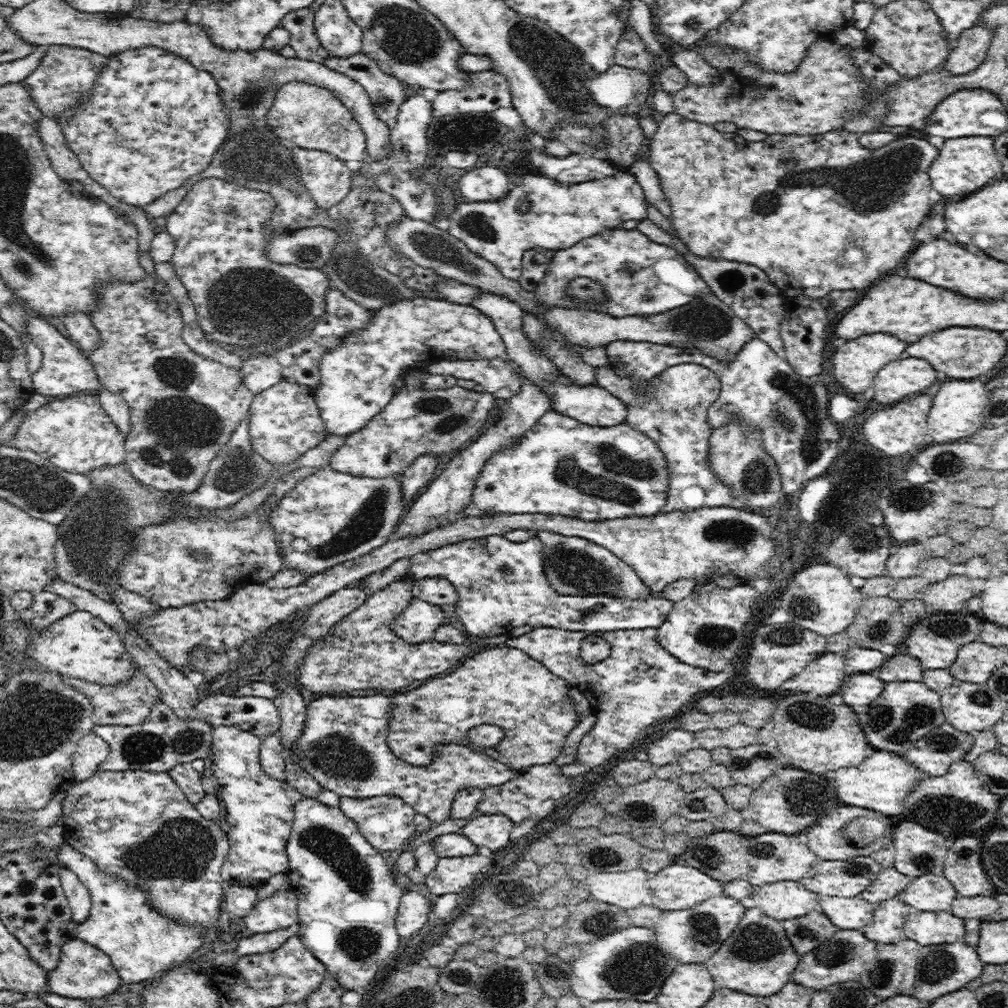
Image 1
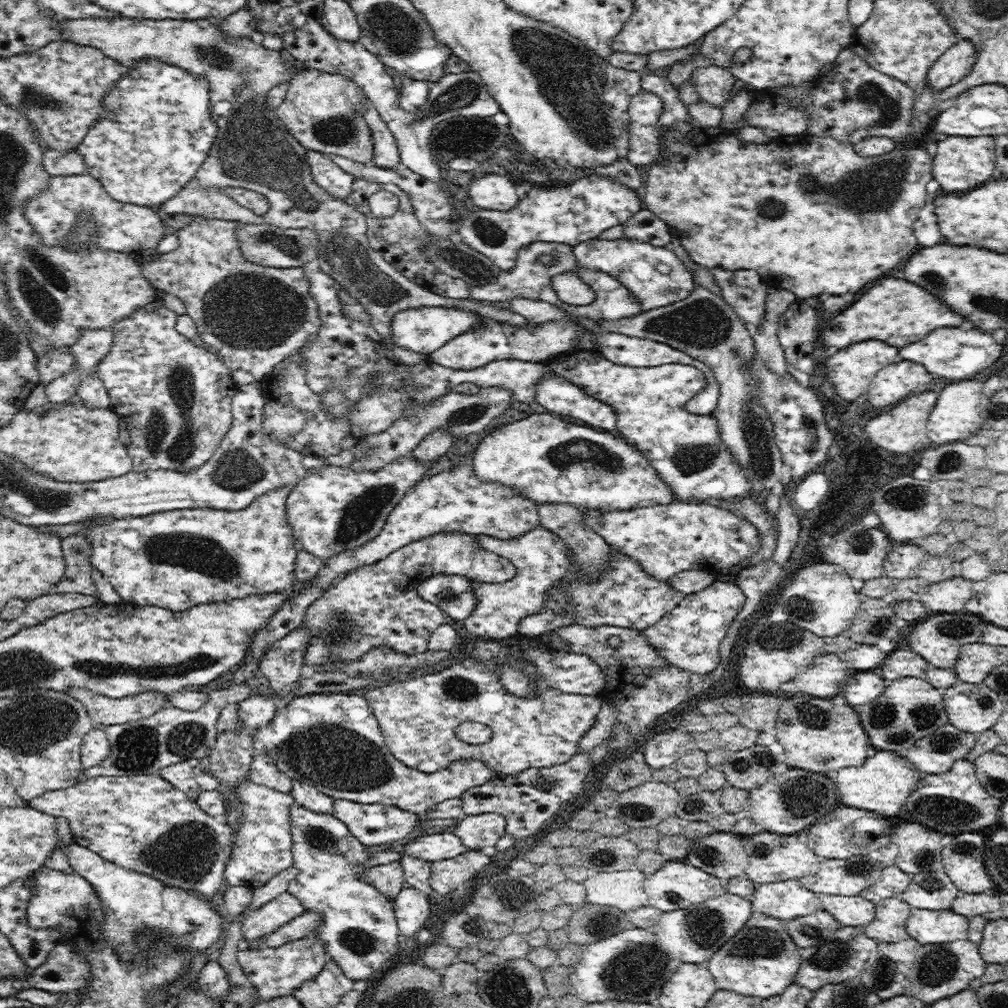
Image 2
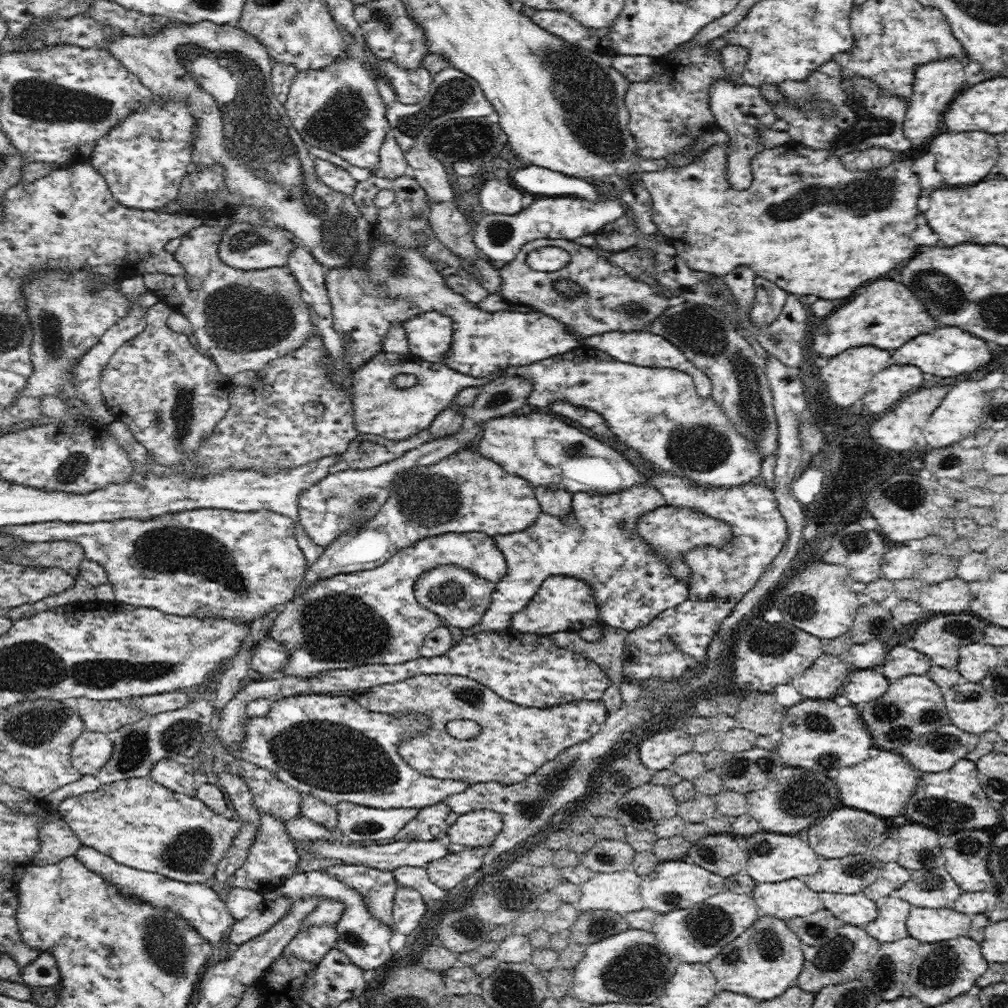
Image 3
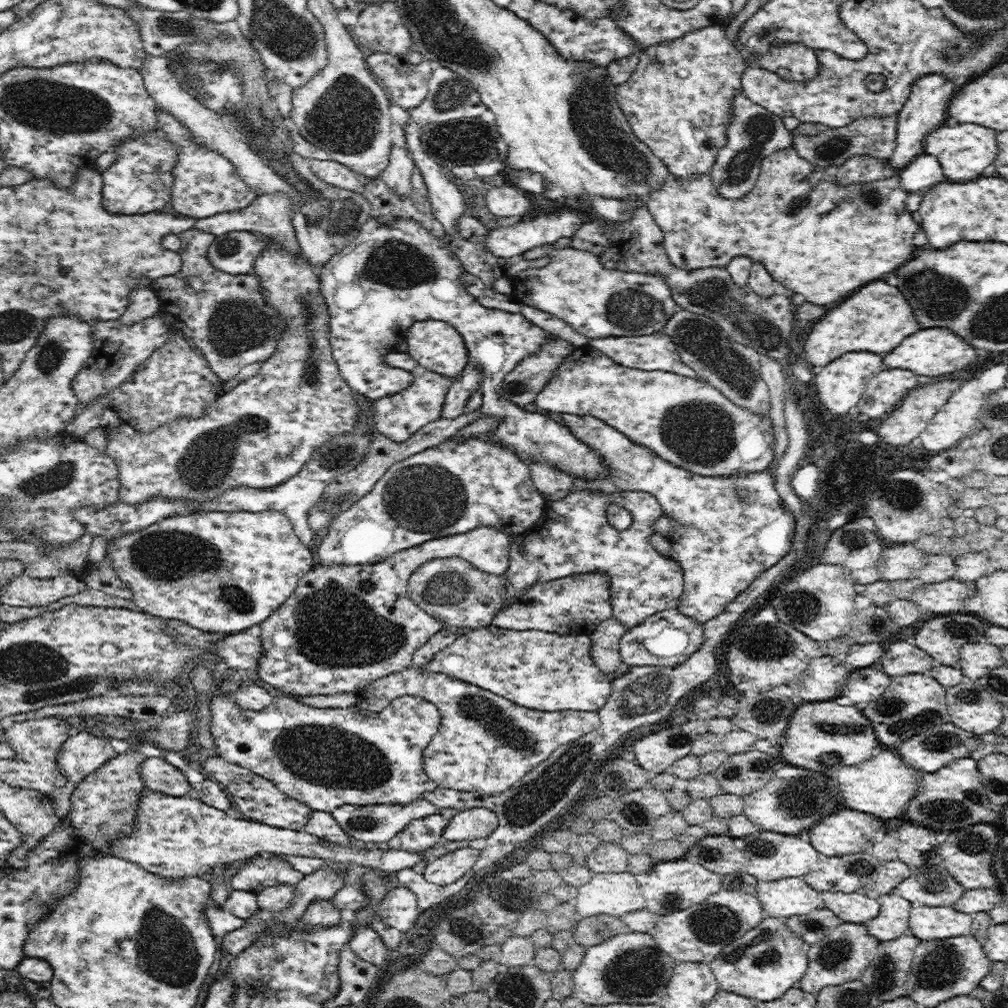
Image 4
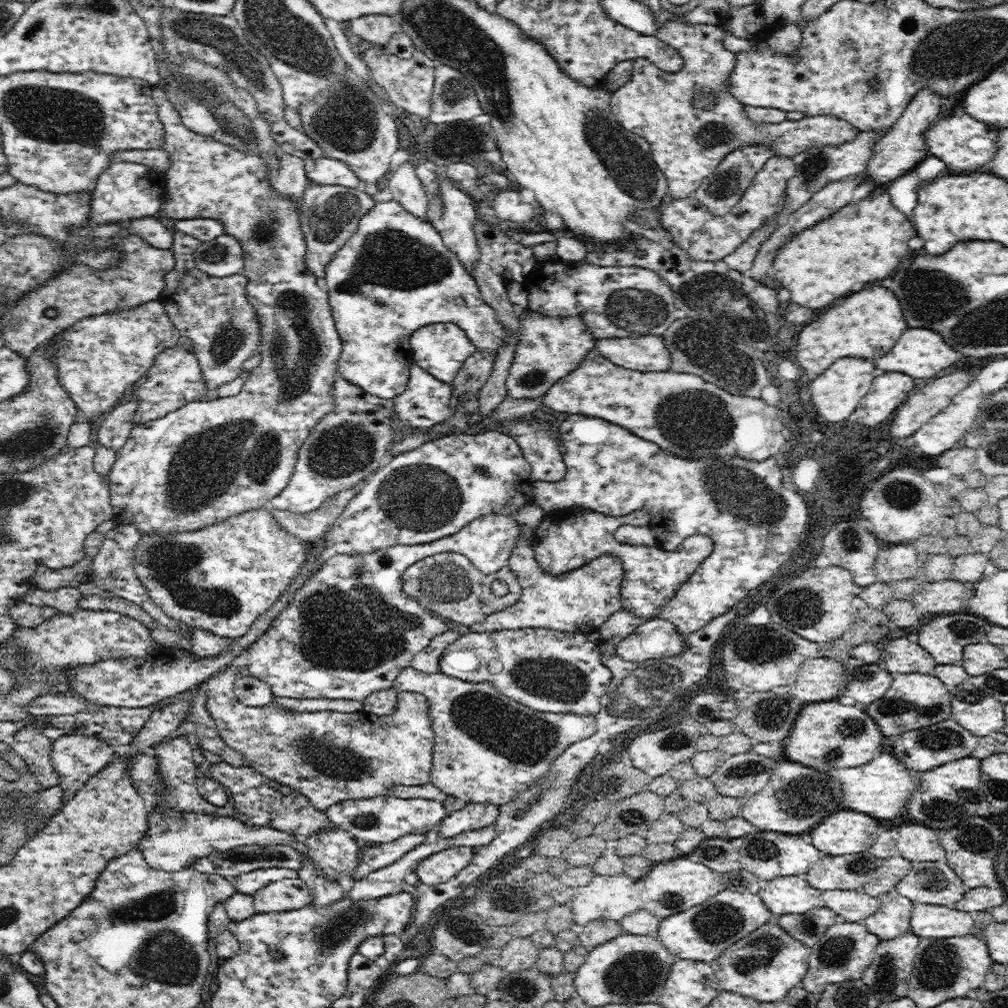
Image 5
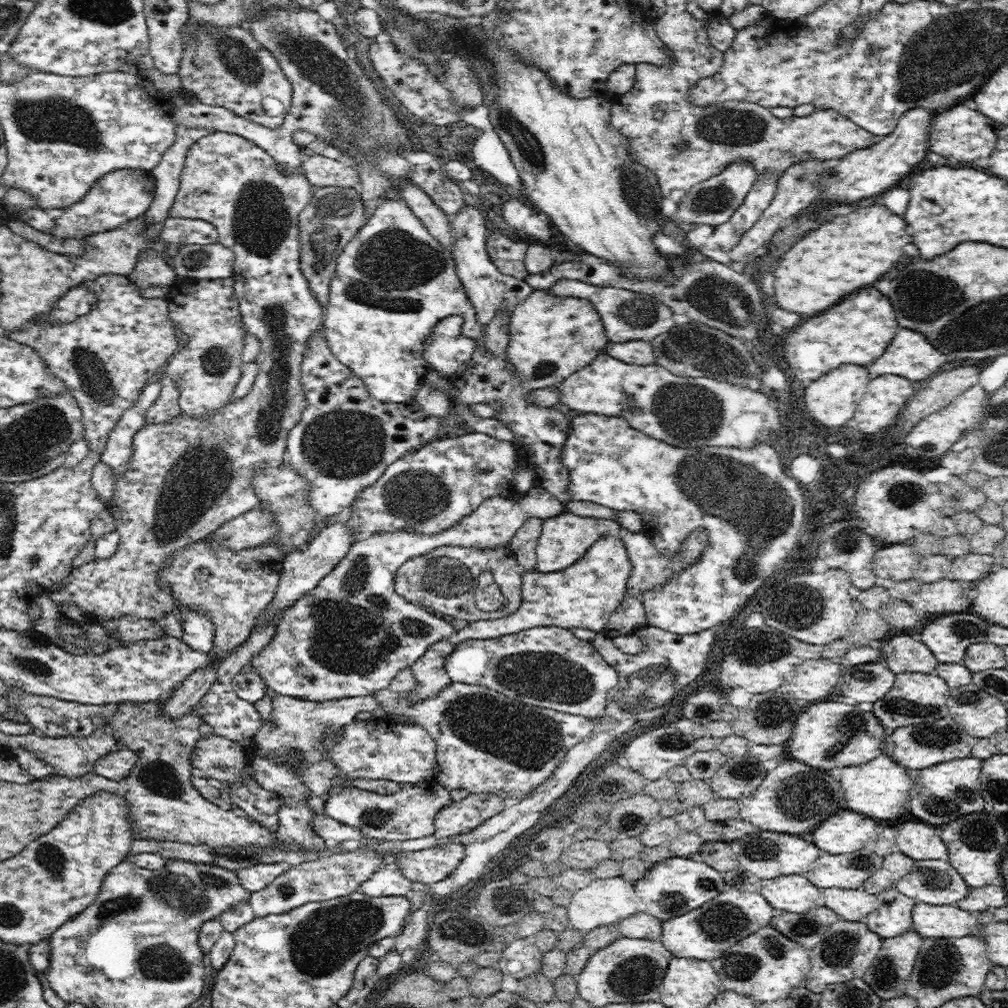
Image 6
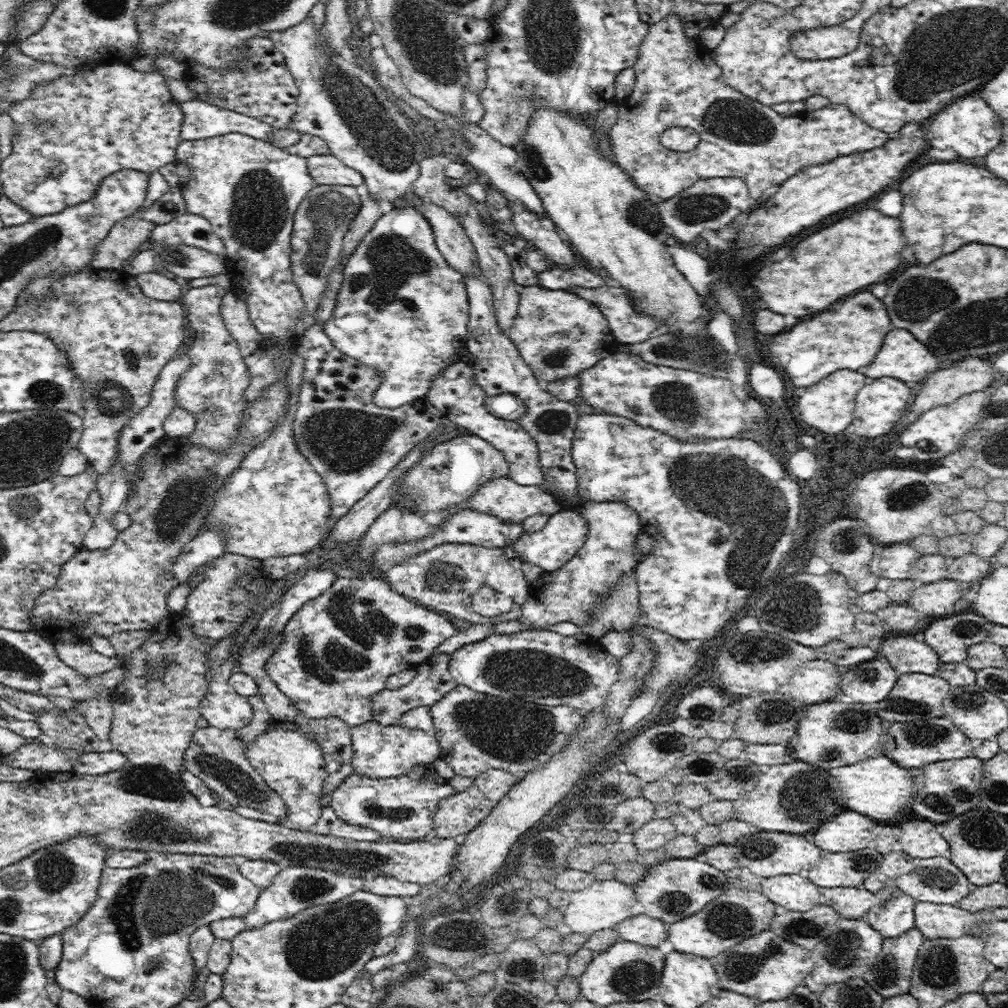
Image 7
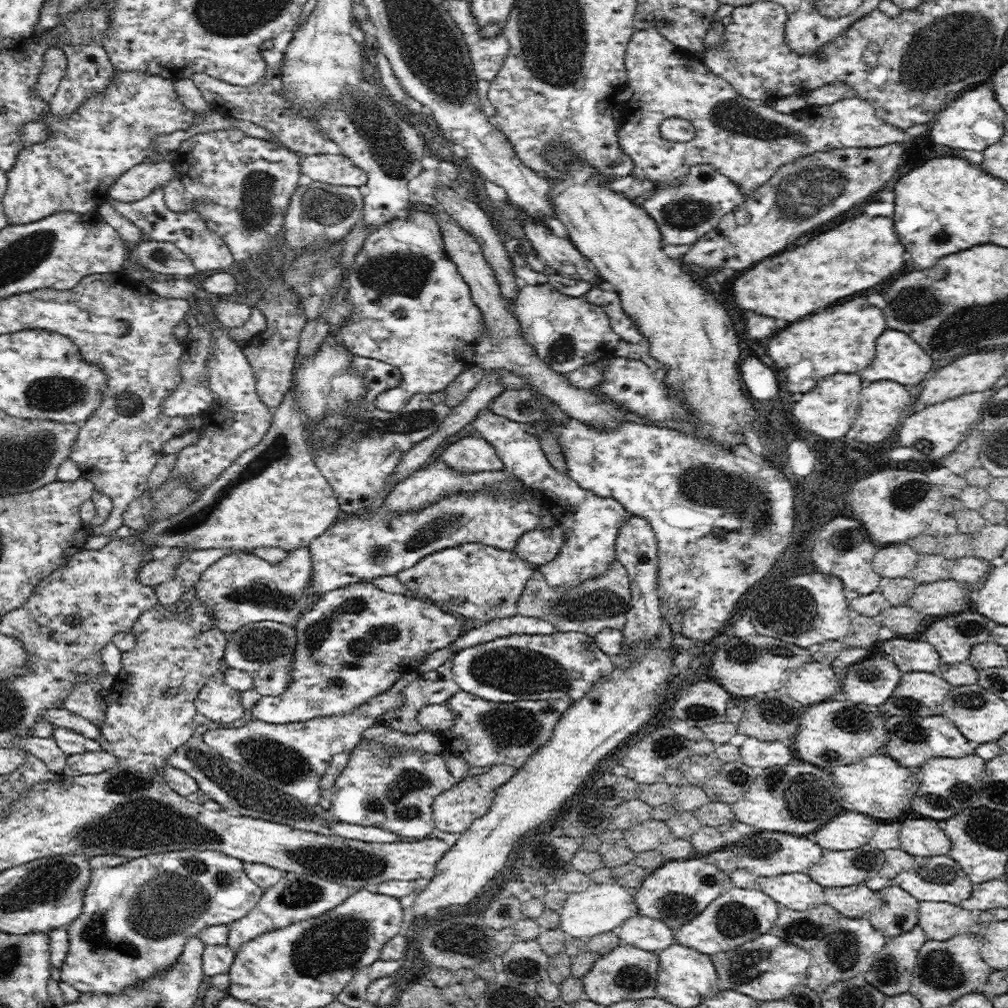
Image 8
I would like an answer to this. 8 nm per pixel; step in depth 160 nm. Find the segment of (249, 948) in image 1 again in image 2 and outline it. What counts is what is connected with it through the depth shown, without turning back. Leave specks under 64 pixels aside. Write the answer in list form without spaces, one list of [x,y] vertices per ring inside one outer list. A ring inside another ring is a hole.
[[[305,911],[296,916],[281,926],[273,934],[264,936],[261,940],[261,944],[270,948],[276,948],[276,946],[282,946],[287,942],[299,940],[310,935],[314,935],[316,927],[322,922],[322,915],[315,912]]]

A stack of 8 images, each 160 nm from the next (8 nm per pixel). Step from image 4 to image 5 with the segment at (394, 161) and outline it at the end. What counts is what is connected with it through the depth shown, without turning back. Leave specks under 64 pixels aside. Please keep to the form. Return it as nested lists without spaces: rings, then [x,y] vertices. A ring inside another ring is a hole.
[[[405,161],[391,174],[388,197],[396,199],[408,212],[427,220],[428,196],[421,180],[417,177],[416,162]]]

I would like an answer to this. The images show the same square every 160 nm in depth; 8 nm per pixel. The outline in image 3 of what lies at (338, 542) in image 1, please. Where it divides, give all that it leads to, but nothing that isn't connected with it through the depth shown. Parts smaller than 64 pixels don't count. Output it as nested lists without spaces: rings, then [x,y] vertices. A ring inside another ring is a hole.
[[[476,425],[467,432],[461,430],[453,436],[430,438],[424,444],[402,454],[400,459],[370,470],[349,469],[334,474],[328,473],[328,476],[322,478],[320,482],[304,489],[299,496],[298,521],[300,521],[300,525],[318,546],[326,548],[336,538],[346,535],[350,530],[370,521],[380,507],[384,506],[384,502],[390,494],[390,484],[394,482],[396,476],[413,470],[416,466],[431,466],[444,461],[444,458],[465,448],[466,444],[481,430],[482,426]]]

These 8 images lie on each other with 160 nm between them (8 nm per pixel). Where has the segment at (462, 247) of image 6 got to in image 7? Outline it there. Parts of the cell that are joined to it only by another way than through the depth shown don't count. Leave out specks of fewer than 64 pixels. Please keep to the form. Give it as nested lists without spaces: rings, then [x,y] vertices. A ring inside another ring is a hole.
[[[478,271],[463,277],[469,298],[466,349],[473,356],[470,363],[473,376],[486,397],[512,394],[524,401],[526,416],[518,421],[524,431],[535,438],[540,452],[540,467],[547,488],[557,496],[574,498],[577,492],[576,466],[571,456],[573,438],[579,418],[576,406],[550,395],[538,385],[531,366],[528,366],[509,335],[501,332],[493,307],[493,296],[487,278]]]

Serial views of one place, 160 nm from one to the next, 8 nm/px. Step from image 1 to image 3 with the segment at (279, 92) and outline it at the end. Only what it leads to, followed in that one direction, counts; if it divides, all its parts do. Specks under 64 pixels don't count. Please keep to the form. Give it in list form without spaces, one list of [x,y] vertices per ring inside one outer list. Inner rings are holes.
[[[356,50],[322,69],[300,71],[294,77],[284,106],[294,128],[310,146],[337,154],[351,165],[376,169],[379,152],[391,130],[386,109],[376,85],[376,75]]]

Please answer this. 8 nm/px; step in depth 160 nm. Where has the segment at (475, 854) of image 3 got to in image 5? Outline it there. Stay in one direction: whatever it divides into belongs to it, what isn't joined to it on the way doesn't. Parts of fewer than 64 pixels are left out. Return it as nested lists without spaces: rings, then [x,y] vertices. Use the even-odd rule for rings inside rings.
[[[458,846],[430,854],[418,862],[415,871],[419,883],[428,886],[453,880],[470,862],[474,856],[472,847]]]

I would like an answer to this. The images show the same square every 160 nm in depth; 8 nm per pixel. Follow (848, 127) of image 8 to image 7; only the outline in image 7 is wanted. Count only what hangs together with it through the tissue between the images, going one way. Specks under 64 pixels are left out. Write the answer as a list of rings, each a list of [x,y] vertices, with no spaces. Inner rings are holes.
[[[674,12],[649,26],[633,69],[636,75],[635,87],[627,96],[626,107],[618,106],[618,120],[608,134],[609,142],[615,162],[652,200],[676,197],[676,194],[681,194],[700,178],[742,177],[752,202],[760,201],[806,166],[882,148],[890,140],[883,130],[872,128],[844,104],[828,103],[819,111],[785,117],[772,110],[771,105],[762,104],[734,90],[724,82],[722,69],[712,60],[712,51],[704,47],[699,39],[686,37],[684,25]],[[672,126],[690,127],[700,135],[700,142],[693,151],[680,152],[662,146],[660,134]]]

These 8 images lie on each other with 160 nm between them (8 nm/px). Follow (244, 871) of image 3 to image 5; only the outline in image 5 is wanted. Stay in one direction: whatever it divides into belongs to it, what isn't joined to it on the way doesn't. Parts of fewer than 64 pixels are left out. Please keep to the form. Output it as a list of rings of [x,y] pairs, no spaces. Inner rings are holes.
[[[278,867],[257,869],[240,875],[234,880],[234,884],[236,891],[241,892],[241,894],[253,896],[256,891],[264,889],[268,884],[280,881],[284,878],[299,878],[299,872]]]

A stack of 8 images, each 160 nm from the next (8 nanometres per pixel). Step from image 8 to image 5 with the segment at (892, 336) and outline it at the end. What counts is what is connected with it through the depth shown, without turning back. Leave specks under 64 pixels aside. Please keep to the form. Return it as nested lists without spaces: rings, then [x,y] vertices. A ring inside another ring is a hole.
[[[908,328],[908,330],[904,330],[904,334],[896,342],[896,346],[886,356],[882,356],[876,362],[874,376],[884,374],[884,372],[904,372],[904,374],[908,374],[913,379],[932,378],[938,372],[942,372],[944,368],[952,366],[956,360],[960,360],[960,354],[956,350],[952,350],[950,346],[946,346],[938,332],[934,332],[934,330],[920,330],[920,328]]]

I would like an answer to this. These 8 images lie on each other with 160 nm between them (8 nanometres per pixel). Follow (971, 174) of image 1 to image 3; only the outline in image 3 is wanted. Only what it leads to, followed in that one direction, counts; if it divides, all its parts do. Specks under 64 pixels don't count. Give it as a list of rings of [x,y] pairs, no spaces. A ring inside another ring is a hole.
[[[986,132],[940,133],[933,137],[929,151],[936,154],[936,170],[944,176],[944,182],[952,186],[972,186],[980,182],[998,160],[996,138]]]

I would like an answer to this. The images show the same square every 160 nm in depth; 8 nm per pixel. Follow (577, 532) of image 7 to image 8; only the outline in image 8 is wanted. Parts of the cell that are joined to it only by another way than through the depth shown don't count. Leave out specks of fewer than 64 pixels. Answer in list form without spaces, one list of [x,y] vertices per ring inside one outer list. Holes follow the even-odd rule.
[[[556,525],[550,528],[540,527],[520,538],[515,551],[522,560],[534,564],[537,568],[558,556],[558,550],[565,544],[567,533],[563,527]]]

